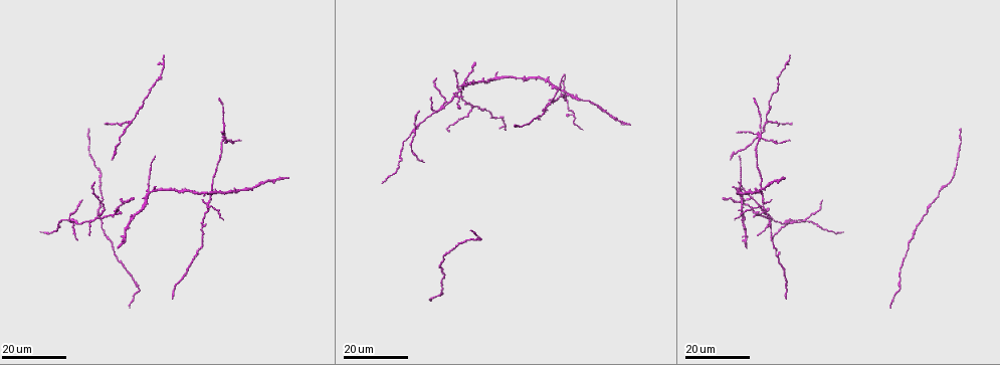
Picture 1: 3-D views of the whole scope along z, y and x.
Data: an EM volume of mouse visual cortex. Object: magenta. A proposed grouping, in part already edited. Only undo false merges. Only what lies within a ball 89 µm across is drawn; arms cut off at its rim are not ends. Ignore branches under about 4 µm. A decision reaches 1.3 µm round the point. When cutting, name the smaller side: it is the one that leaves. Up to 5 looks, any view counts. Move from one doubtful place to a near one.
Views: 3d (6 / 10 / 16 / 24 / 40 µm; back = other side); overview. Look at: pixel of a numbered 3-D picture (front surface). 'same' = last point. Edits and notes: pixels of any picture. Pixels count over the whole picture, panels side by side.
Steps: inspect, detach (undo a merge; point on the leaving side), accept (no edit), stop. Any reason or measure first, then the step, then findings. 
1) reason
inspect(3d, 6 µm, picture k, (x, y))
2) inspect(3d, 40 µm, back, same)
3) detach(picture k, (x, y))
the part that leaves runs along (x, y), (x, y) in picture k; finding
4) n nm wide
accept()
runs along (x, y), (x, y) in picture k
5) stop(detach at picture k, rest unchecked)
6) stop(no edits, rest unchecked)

three arms meet
inspect(3d, 24 µm, picture 1, (762, 138))

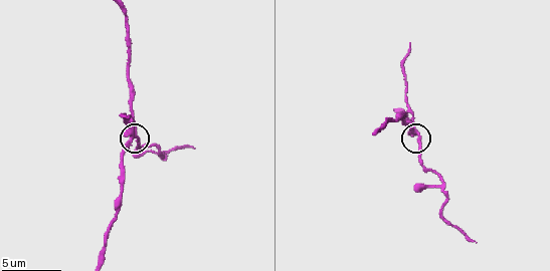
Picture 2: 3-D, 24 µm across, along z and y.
inspect(3d, 6 µm, picture 2, (138, 137))

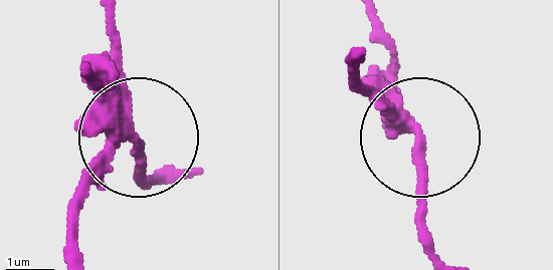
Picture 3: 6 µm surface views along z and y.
side arm 13 µm
detach(picture 3, (143, 159))
the part that leaves runs along (120, 123), (140, 168), (163, 180) in picture 3; a second cell is stuck on

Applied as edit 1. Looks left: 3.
three-way junction
inspect(3d, 16 µm, picture 1, (548, 102))

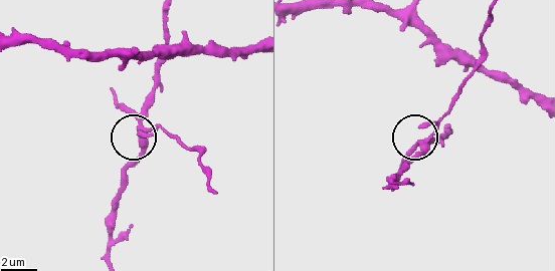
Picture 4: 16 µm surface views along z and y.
zoom in
inspect(3d, 6 µm, picture 4, (147, 128))

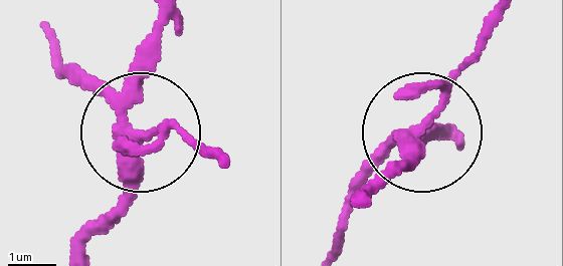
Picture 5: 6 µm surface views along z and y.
detach(picture 5, (166, 124))
the part that leaves runs along (126, 125), (209, 150) in picture 5; two cells meet here

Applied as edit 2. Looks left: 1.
stop(detach at picture 3, detach at picture 5, rest unchecked)

